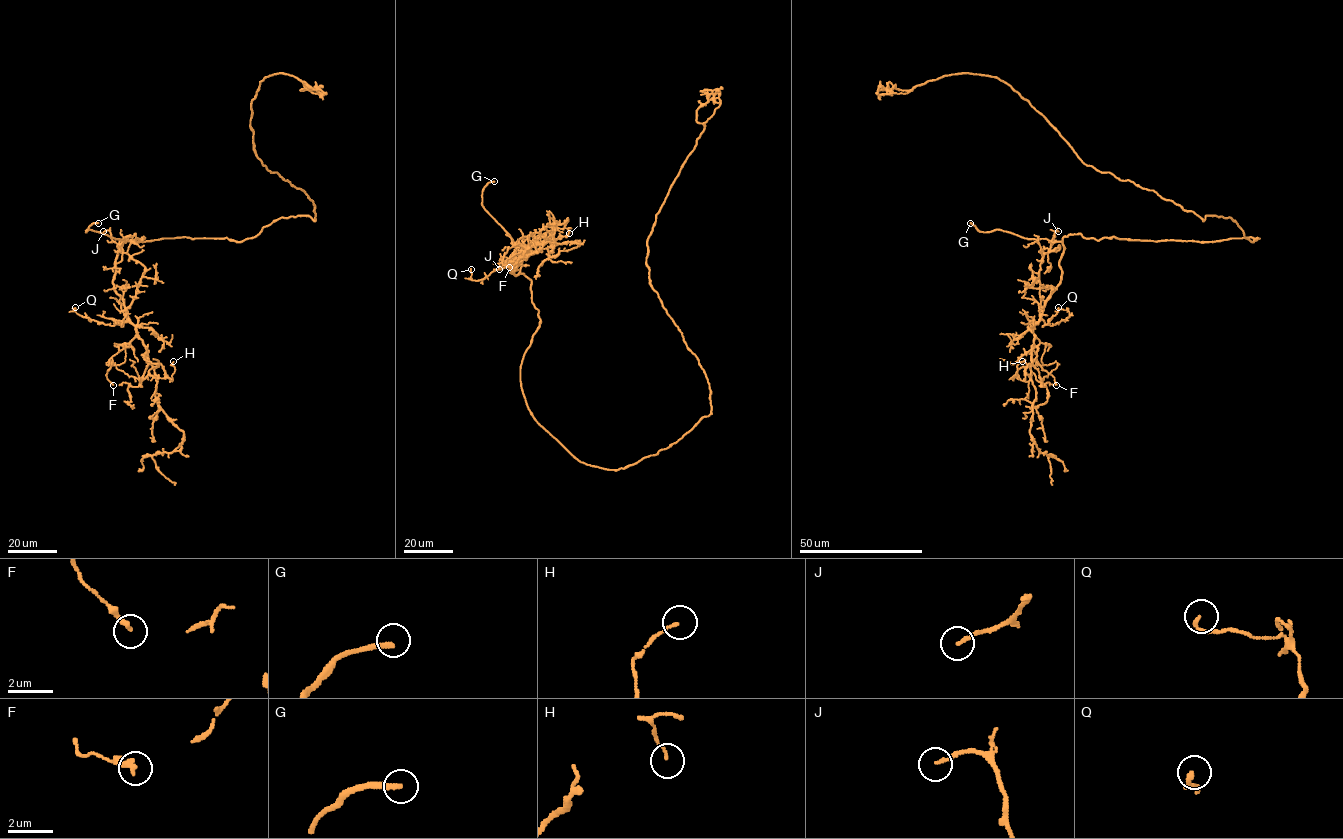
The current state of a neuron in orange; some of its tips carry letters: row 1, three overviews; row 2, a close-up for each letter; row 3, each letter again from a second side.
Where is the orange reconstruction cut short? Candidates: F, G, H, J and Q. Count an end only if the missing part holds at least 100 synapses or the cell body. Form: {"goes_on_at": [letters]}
{"goes_on_at": ["G"]}

